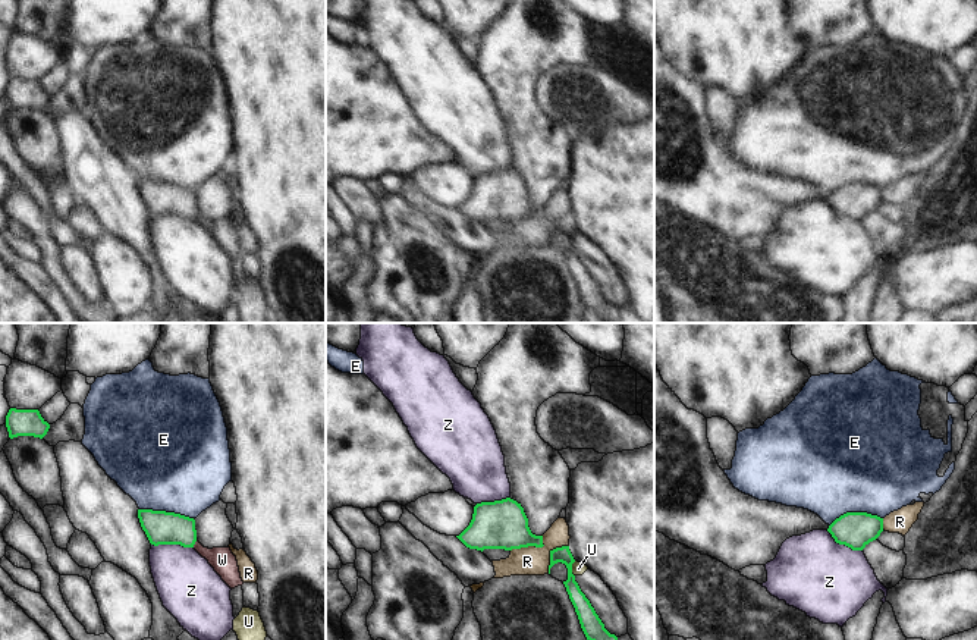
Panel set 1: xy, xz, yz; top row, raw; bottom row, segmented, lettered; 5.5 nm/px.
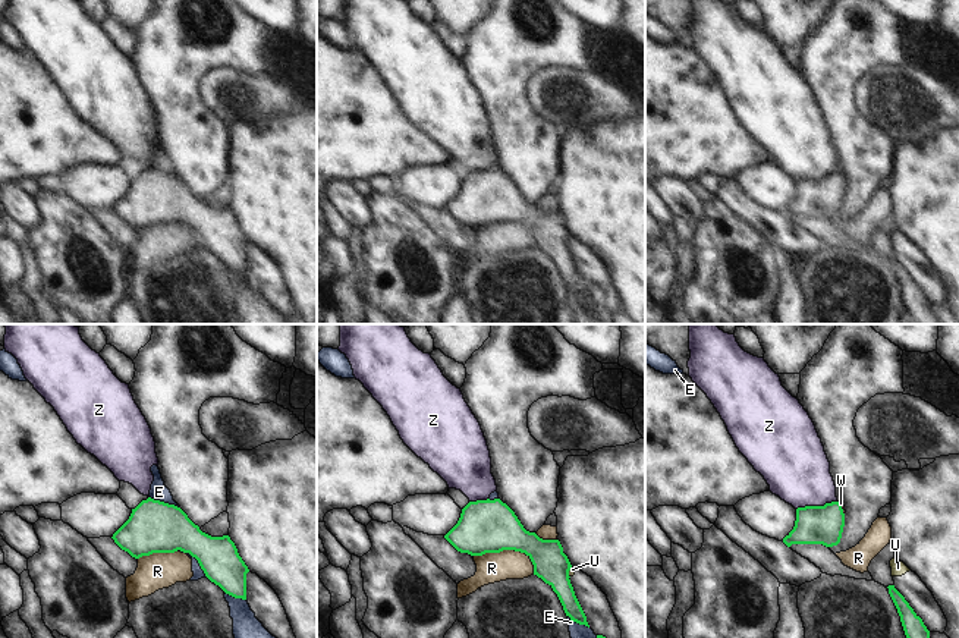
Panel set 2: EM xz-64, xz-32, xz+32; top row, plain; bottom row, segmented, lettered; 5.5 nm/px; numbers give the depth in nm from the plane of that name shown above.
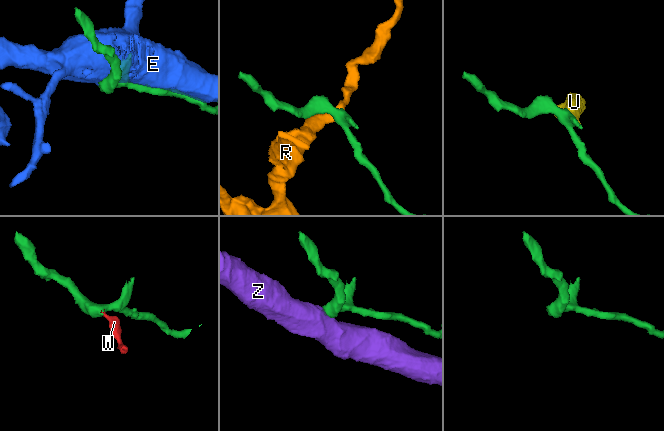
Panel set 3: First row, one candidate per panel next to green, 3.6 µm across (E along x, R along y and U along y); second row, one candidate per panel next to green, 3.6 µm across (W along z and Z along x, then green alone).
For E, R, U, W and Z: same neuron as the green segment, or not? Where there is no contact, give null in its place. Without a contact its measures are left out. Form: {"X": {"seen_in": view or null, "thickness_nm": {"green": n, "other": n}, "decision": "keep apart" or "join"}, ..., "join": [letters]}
{"E": {"seen_in": "xy", "thickness_nm": {"green": 180, "other": 500}, "decision": "keep apart"}, "R": {"seen_in": "xz", "thickness_nm": {"green": 280, "other": 160}, "decision": "keep apart"}, "U": {"seen_in": "xz", "thickness_nm": {"green": 90, "other": 70}, "decision": "keep apart"}, "W": {"seen_in": "xy", "thickness_nm": {"green": 180, "other": 140}, "decision": "join"}, "Z": {"seen_in": "xy", "thickness_nm": {"green": 180, "other": 340}, "decision": "keep apart"}, "join": ["W"]}

